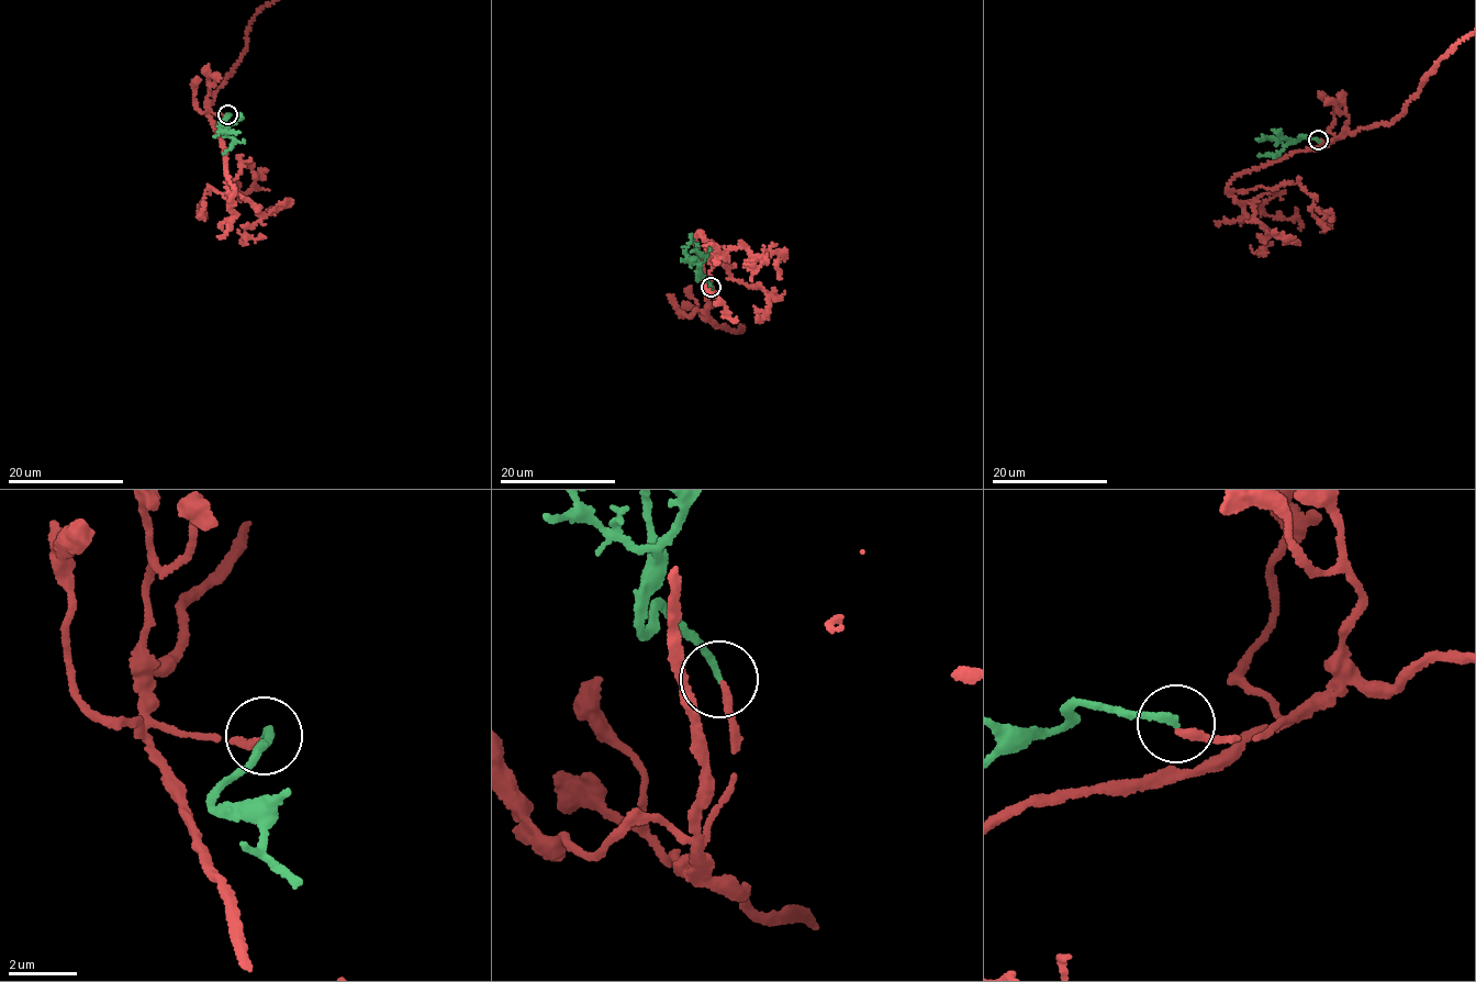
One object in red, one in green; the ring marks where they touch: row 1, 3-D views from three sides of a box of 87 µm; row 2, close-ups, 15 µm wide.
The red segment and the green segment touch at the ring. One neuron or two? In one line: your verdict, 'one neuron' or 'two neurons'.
two neurons

